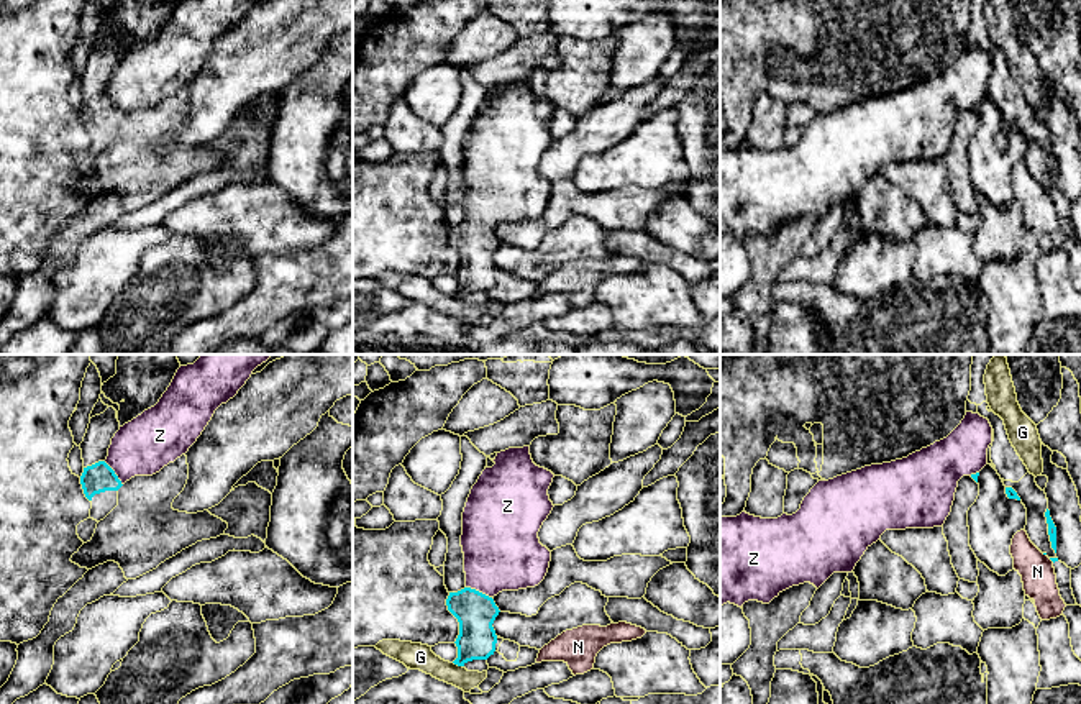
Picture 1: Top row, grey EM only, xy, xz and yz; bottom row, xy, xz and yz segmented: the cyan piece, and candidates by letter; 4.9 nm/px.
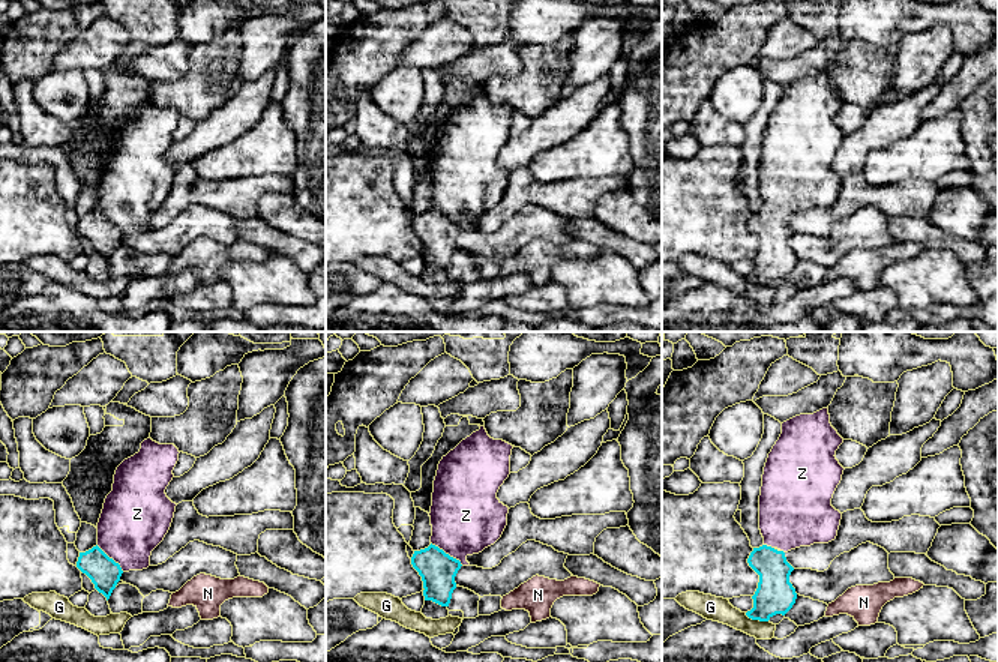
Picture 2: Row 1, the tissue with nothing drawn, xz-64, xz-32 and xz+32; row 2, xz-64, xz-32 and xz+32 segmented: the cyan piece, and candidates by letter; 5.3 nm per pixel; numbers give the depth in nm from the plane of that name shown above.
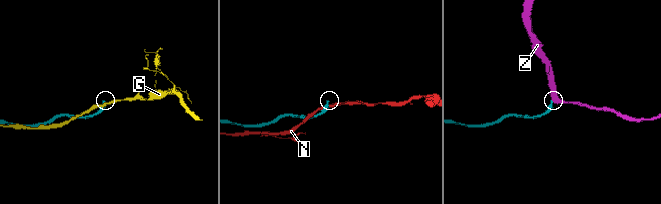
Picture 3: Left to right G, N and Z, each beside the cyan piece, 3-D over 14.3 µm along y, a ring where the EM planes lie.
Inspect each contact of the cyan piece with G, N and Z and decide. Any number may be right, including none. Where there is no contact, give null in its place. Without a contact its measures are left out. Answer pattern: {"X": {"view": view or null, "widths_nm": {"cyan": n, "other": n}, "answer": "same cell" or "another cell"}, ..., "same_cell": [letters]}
{"G": {"view": "xz", "widths_nm": {"cyan": 190, "other": 130}, "answer": "another cell"}, "N": {"view": "yz", "widths_nm": {"cyan": 20, "other": 170}, "answer": "another cell"}, "Z": {"view": "xz", "widths_nm": {"cyan": 190, "other": 380}, "answer": "same cell"}, "same_cell": ["Z"]}

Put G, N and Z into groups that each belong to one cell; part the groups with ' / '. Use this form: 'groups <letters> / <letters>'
groups G / N / Z

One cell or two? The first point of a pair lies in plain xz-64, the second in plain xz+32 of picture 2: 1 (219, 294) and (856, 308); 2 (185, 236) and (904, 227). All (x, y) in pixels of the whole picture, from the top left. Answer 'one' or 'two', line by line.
1: one
2: two

